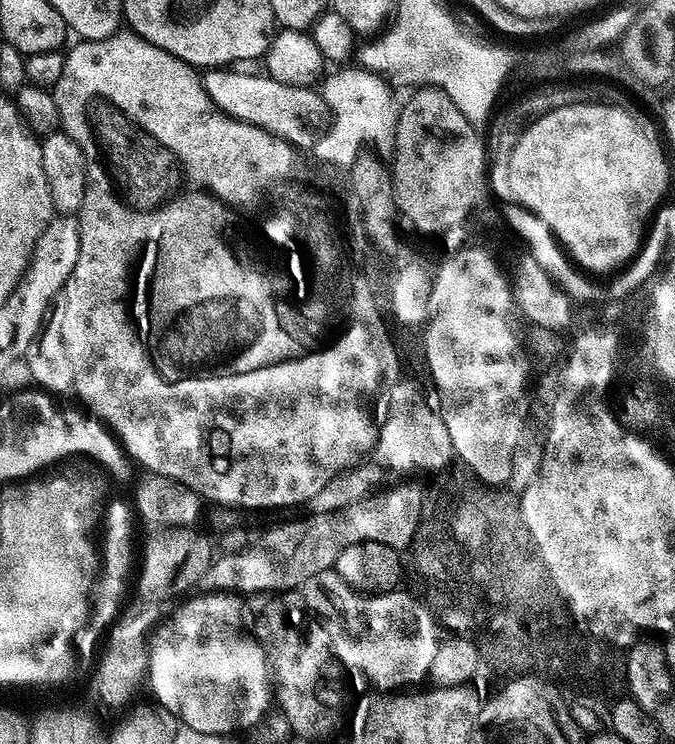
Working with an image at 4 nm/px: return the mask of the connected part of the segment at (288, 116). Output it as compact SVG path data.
M224 66L209 68L202 76L206 94L228 116L232 116L234 119L240 120L243 123L264 128L272 136L300 150L303 150L302 148L311 149L316 141L328 132L330 113L323 95L315 87L303 88L302 86L290 86L289 84L283 84L272 79L267 74L255 76L252 72L232 71L236 70L229 70Z

